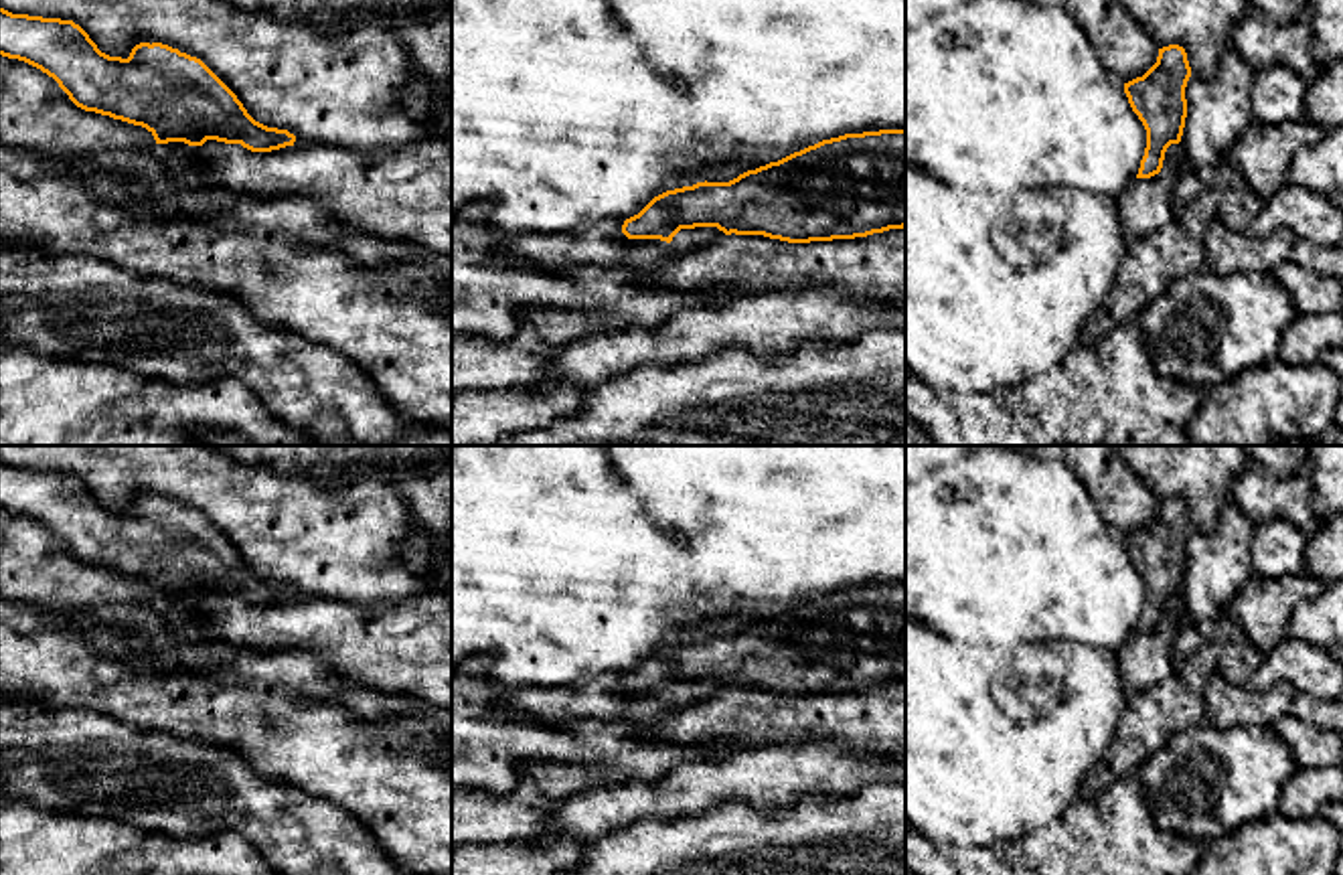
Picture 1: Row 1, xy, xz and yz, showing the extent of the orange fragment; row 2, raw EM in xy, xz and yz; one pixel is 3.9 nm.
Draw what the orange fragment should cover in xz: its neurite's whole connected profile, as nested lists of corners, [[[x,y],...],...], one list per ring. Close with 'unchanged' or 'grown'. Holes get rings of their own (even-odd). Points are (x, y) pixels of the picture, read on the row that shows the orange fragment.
[[[905,130],[822,140],[729,182],[697,182],[654,196],[622,225],[628,239],[670,243],[681,229],[717,227],[725,235],[764,235],[788,243],[855,239],[905,227]]] | unchanged

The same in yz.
[[[1169,45],[1159,49],[1157,63],[1142,77],[1124,83],[1128,103],[1147,130],[1147,148],[1136,178],[1159,174],[1167,148],[1181,142],[1189,77],[1185,49]]] | unchanged

